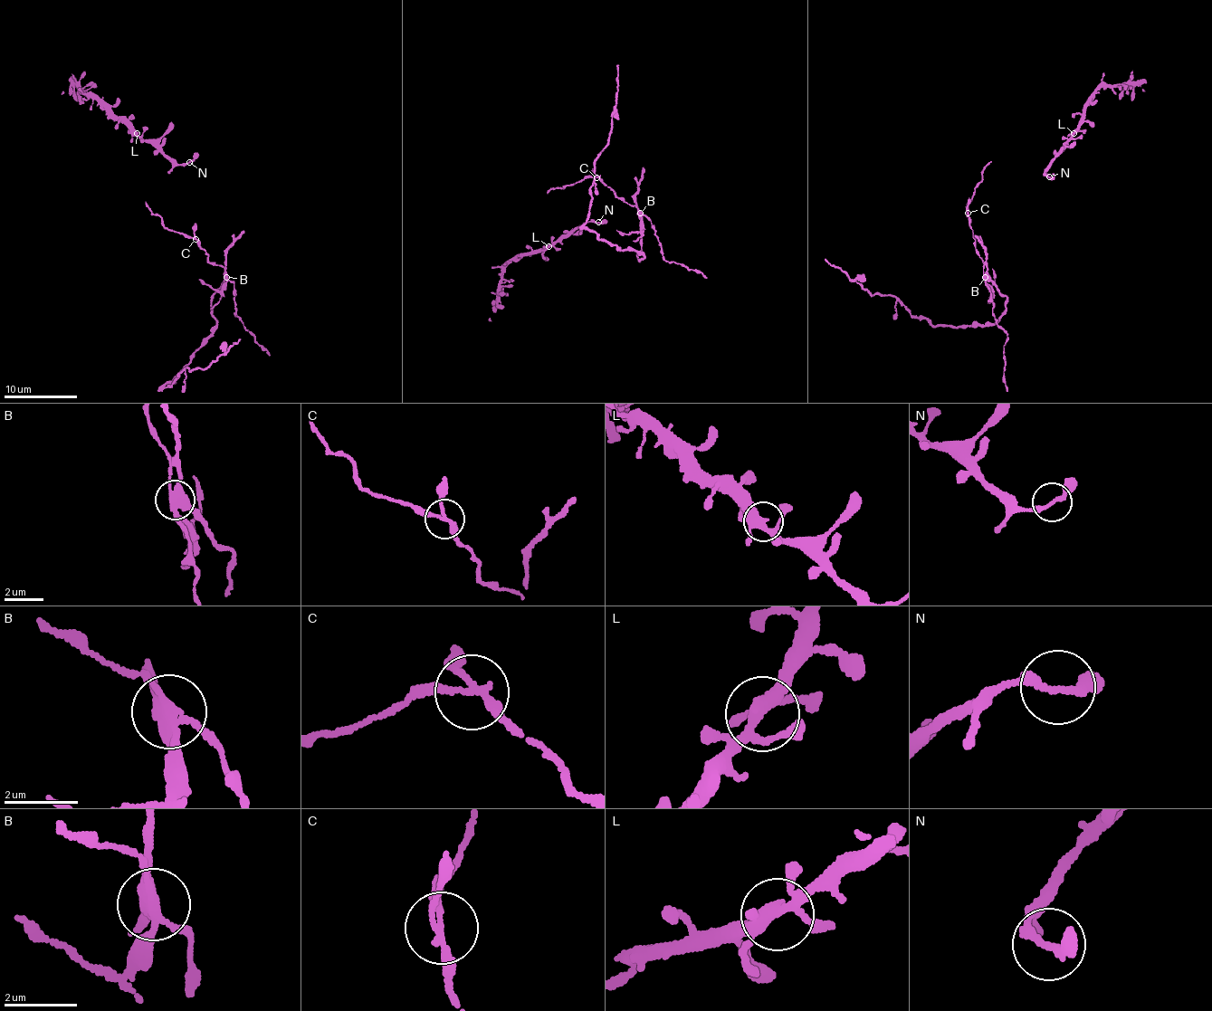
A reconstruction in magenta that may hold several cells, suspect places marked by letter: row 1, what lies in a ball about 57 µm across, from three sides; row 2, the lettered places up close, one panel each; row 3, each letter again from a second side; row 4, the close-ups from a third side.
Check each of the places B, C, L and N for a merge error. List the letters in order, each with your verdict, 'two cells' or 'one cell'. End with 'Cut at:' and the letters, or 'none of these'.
B: two cells
C: two cells
L: one cell
N: one cell
Cut at: B, C

